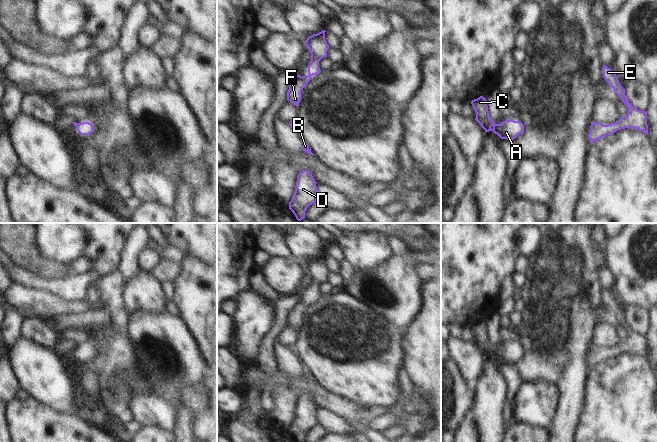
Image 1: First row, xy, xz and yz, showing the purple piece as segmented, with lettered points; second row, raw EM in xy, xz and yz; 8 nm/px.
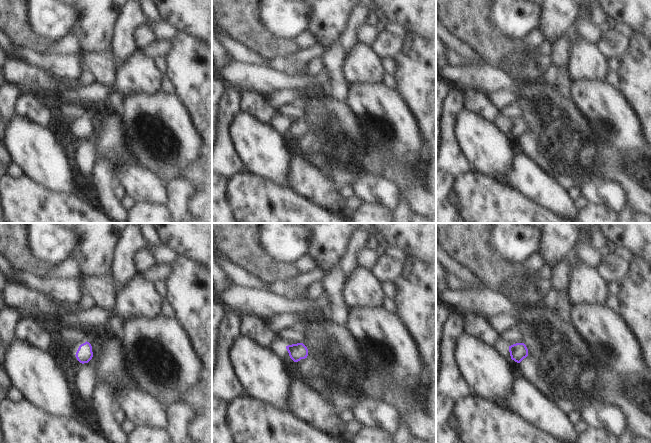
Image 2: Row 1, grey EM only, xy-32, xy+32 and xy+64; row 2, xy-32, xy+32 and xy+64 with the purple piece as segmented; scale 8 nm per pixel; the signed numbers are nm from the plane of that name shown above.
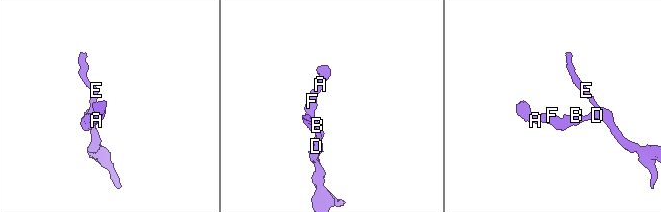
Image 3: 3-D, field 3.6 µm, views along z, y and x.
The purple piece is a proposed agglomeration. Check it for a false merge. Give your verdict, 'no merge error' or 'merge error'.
no merge error

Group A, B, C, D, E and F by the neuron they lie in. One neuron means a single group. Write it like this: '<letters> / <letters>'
A B C D E F

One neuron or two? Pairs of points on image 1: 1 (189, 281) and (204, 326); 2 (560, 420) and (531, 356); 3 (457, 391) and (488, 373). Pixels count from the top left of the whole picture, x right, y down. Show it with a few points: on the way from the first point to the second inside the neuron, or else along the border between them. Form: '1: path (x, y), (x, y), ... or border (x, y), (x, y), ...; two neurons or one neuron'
1: path (200, 292), (204, 296), (204, 315); one neuron
2: path (565, 403), (565, 386), (548, 369); one neuron
3: border (474, 387), (474, 401), (470, 410); two neurons

